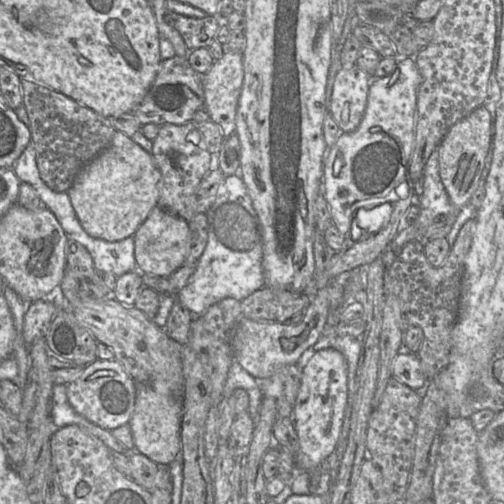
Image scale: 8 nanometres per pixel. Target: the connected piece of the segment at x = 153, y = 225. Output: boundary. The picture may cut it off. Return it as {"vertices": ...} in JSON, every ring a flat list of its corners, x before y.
{"vertices":[[154,207,134,233,136,270,158,277,168,277,184,264,188,253,187,221,160,207]]}

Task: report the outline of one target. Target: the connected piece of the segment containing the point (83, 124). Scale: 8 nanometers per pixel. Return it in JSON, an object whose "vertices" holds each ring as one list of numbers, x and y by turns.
{"vertices":[[21,79,21,91,40,177,51,190,67,192,79,171,110,145,116,129,107,117,46,86]]}

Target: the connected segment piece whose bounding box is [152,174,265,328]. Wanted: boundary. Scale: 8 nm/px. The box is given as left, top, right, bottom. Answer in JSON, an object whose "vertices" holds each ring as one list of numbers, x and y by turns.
{"vertices":[[235,174,224,178,215,200,205,214,208,222,205,249,189,281,177,295,163,294,160,296,159,309,152,320,160,328,166,325,175,301,188,309,193,316,199,316,211,305,224,298,242,301,254,291,265,286,262,267,262,226,240,175]]}

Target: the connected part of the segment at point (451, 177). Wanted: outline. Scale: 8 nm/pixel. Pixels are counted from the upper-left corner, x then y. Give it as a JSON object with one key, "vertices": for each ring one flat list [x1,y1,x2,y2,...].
{"vertices":[[484,106,478,107,449,129,438,145,437,152,440,177,452,203,453,211,437,216,435,219,438,220,434,220,431,225,421,229,422,237,416,240,424,243,432,239,446,238,460,209,470,203,471,196,479,184,491,141,492,120,489,111]]}

